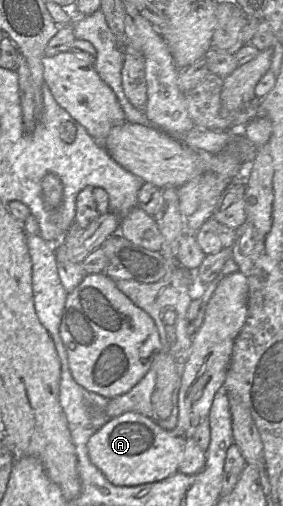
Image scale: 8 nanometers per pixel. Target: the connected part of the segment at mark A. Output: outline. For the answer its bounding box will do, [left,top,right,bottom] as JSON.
[88,270,248,486]

